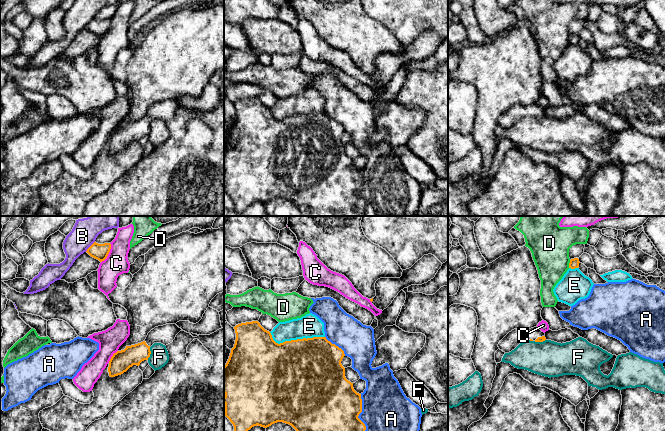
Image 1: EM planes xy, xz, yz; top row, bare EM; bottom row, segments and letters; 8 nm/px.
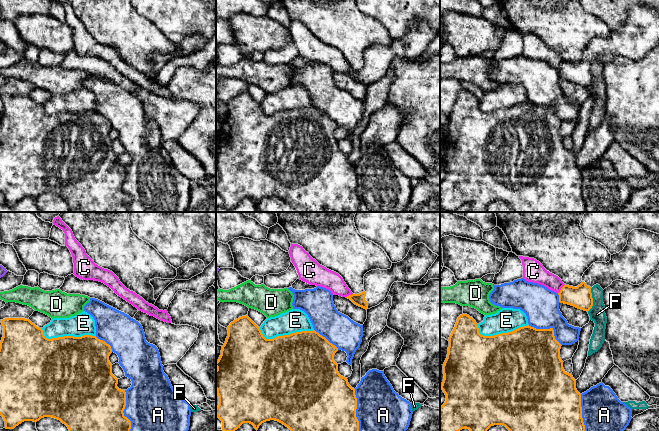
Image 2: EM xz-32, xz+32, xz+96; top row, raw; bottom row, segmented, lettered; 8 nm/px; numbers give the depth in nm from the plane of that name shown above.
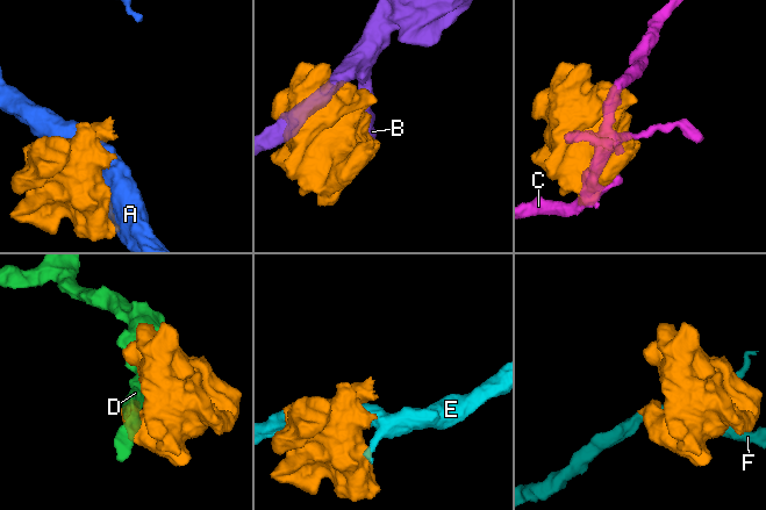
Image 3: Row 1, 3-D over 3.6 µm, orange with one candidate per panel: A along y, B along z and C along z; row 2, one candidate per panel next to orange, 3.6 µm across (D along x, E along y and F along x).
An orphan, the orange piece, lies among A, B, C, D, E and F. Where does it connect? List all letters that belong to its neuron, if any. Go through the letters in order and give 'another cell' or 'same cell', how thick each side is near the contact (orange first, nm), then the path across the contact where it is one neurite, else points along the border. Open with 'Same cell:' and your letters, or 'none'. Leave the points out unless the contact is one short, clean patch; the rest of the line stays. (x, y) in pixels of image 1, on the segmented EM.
Same cell: none
A: another cell; 440 nm thick on the orange side, 380 nm on the other
B: another cell; 130 nm thick on the orange side, 200 nm on the other
C: another cell; 130 nm thick on the orange side, 190 nm on the other
D: another cell; 80 nm thick on the orange side, 320 nm on the other
E: another cell; 500 nm thick on the orange side, 190 nm on the other
F: another cell; 170 nm thick on the orange side, 160 nm on the other

